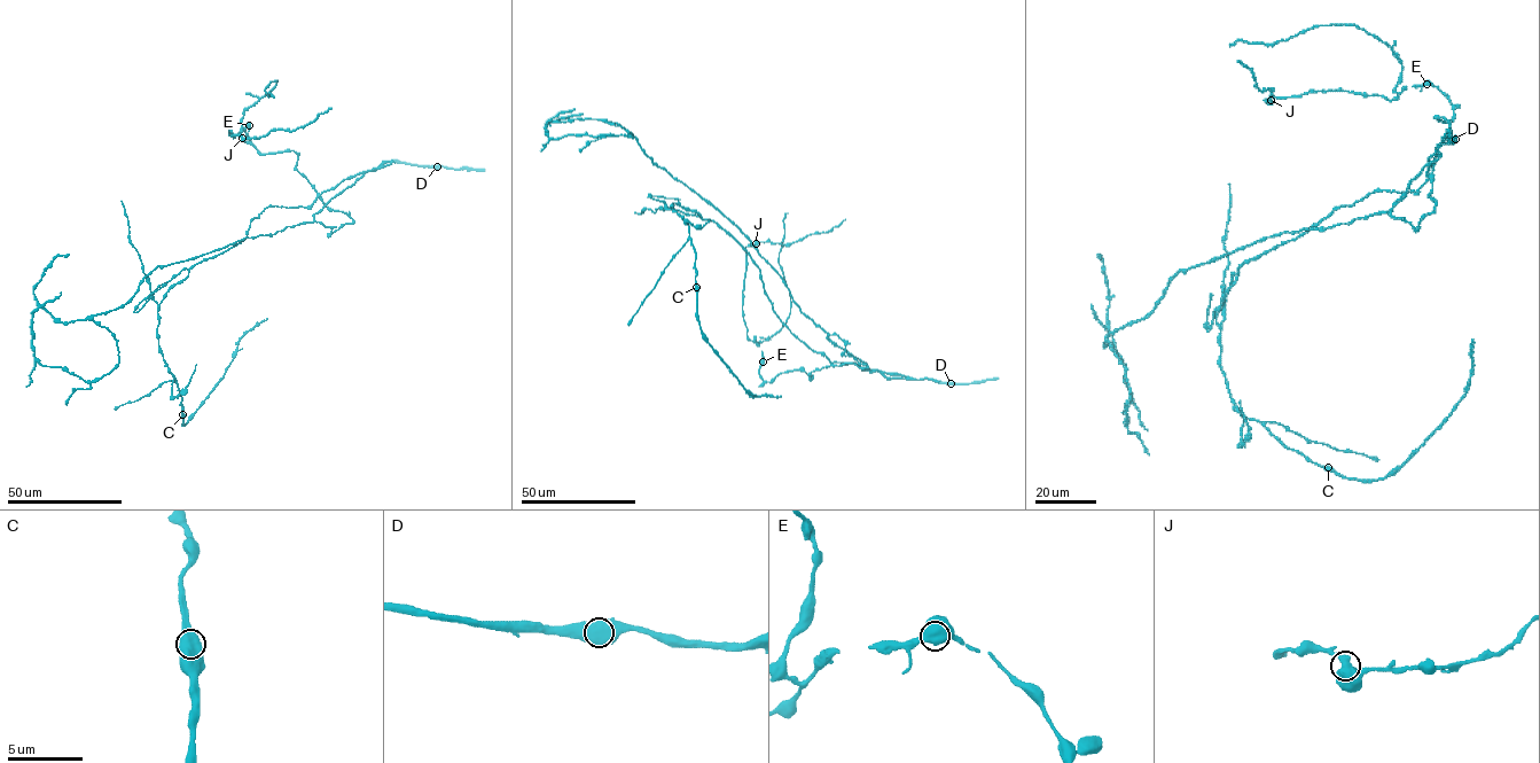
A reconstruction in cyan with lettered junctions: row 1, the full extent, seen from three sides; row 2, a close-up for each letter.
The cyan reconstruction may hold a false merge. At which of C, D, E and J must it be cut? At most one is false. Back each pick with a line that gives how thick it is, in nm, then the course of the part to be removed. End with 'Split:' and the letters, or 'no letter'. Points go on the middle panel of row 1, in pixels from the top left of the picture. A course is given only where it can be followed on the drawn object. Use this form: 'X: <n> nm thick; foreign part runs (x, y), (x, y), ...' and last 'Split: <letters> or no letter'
Split: no letter

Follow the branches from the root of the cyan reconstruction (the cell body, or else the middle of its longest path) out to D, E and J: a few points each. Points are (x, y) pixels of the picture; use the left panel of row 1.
D: (344, 212), (330, 210), (319, 196), (349, 178), (392, 162), (437, 166)
E: (344, 212), (325, 204), (297, 170), (292, 150), (262, 155), (249, 139), (249, 125)
J: (344, 212), (325, 204), (297, 170), (292, 150), (262, 155), (248, 126), (233, 138), (228, 131), (242, 138)

